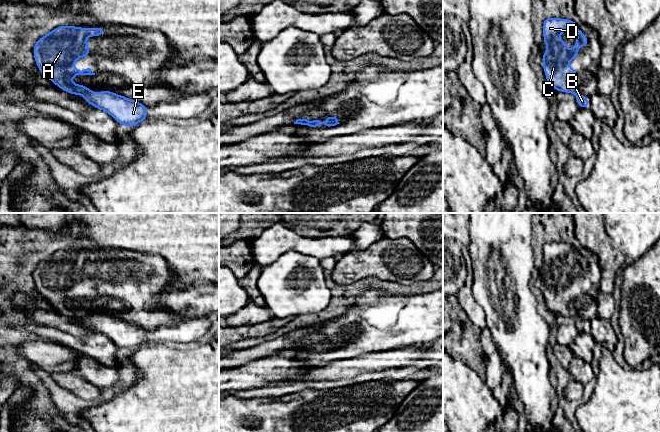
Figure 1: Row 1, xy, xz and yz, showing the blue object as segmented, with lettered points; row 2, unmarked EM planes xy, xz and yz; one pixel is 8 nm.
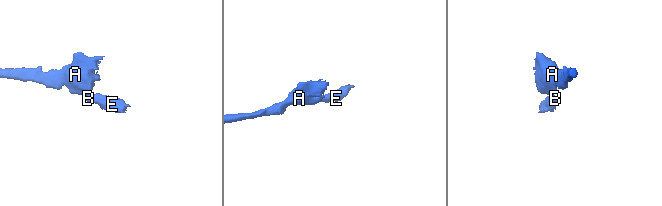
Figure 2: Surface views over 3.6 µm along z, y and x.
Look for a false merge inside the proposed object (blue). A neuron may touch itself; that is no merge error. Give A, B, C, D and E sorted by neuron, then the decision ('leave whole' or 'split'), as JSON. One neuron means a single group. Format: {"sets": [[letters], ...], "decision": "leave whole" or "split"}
{"sets": [["A", "C", "D"], ["B", "E"]], "decision": "split"}

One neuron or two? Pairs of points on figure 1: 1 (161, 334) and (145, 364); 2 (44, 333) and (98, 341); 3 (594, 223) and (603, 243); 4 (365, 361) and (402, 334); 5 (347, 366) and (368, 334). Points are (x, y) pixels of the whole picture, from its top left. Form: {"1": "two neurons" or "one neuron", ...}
{"1": "two neurons", "2": "one neuron", "3": "one neuron", "4": "two neurons", "5": "two neurons"}

